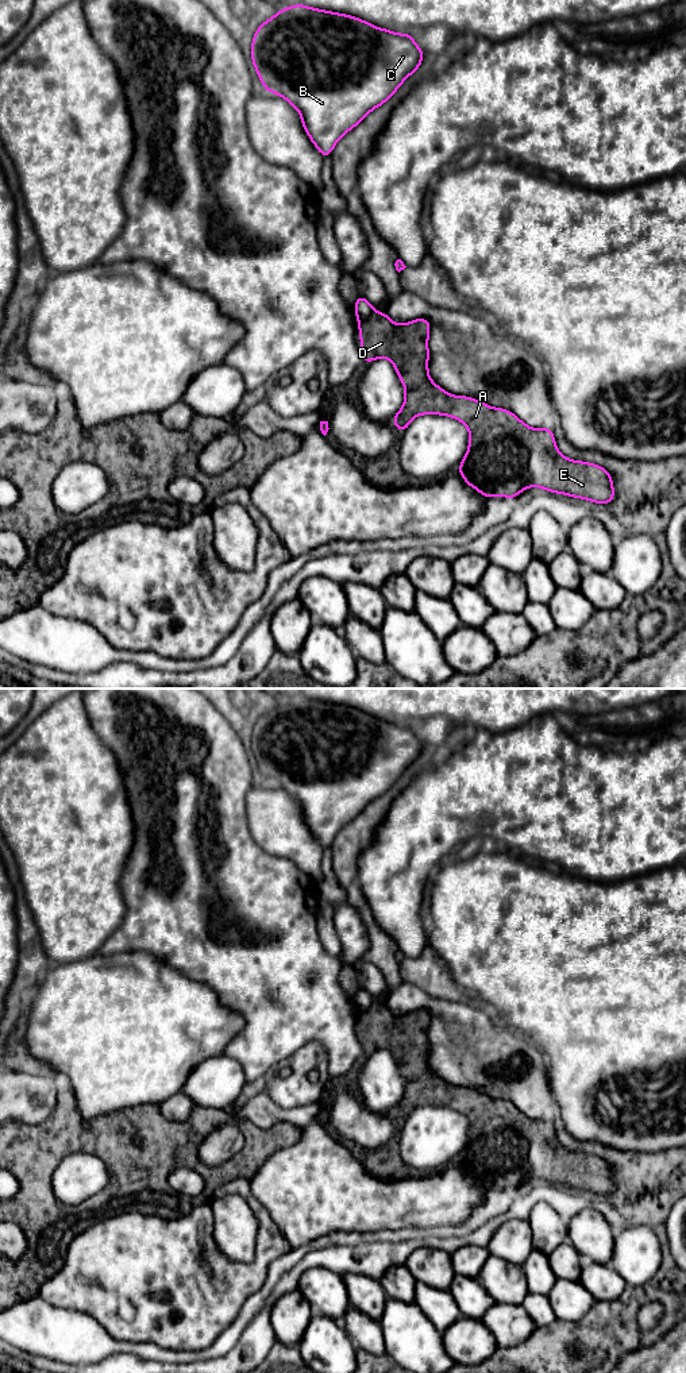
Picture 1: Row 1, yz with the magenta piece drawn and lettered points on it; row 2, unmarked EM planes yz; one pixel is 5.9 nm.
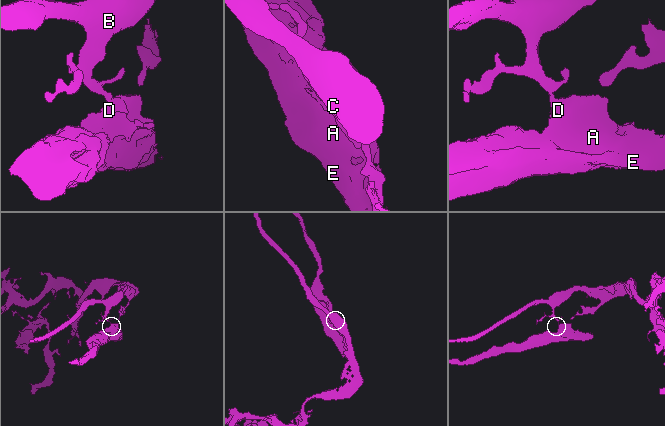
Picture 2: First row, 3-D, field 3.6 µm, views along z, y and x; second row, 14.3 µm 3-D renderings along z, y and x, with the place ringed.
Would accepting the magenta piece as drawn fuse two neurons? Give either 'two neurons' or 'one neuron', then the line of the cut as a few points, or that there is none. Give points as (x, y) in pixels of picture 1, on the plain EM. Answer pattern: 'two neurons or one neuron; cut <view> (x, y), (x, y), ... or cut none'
two neurons; cut yz (374, 1002), (359, 1013)

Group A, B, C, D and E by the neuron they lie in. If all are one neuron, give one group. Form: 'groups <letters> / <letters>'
groups A D E / B C

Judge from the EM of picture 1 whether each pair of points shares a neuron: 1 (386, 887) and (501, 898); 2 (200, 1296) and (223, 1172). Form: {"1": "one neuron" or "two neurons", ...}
{"1": "two neurons", "2": "two neurons"}

